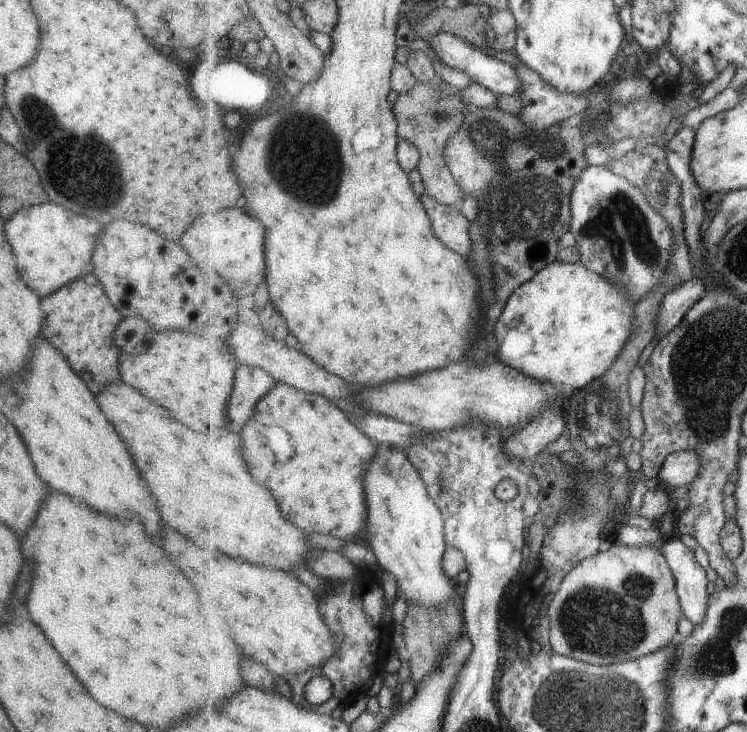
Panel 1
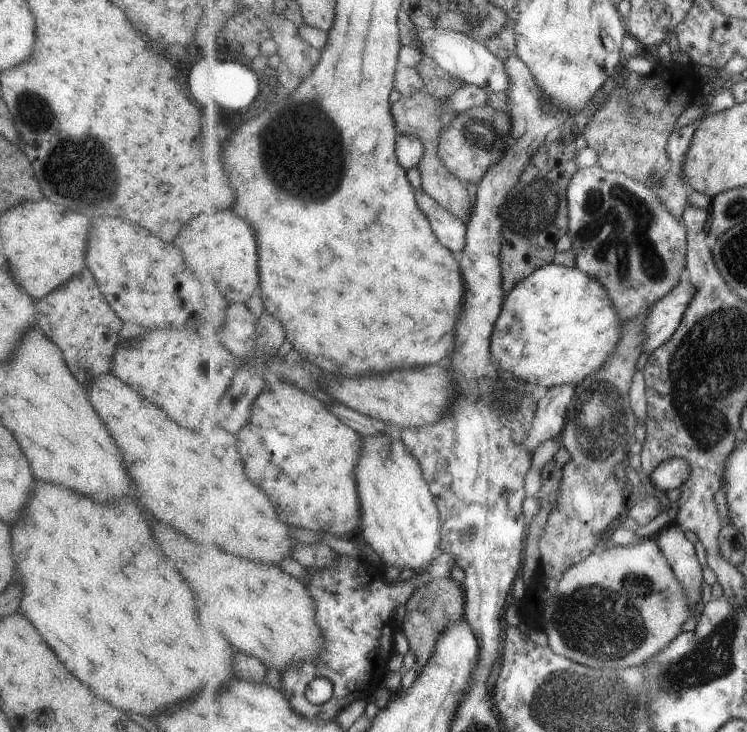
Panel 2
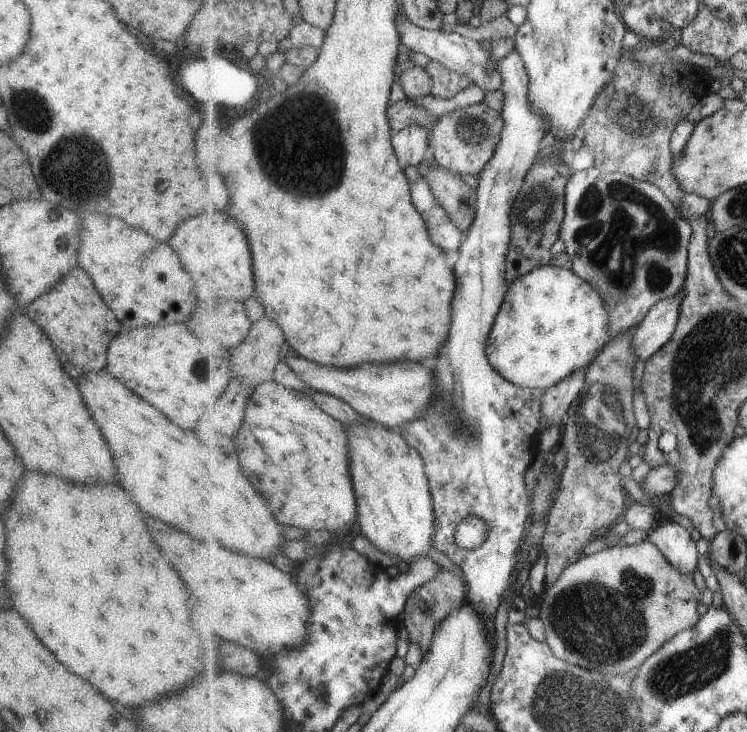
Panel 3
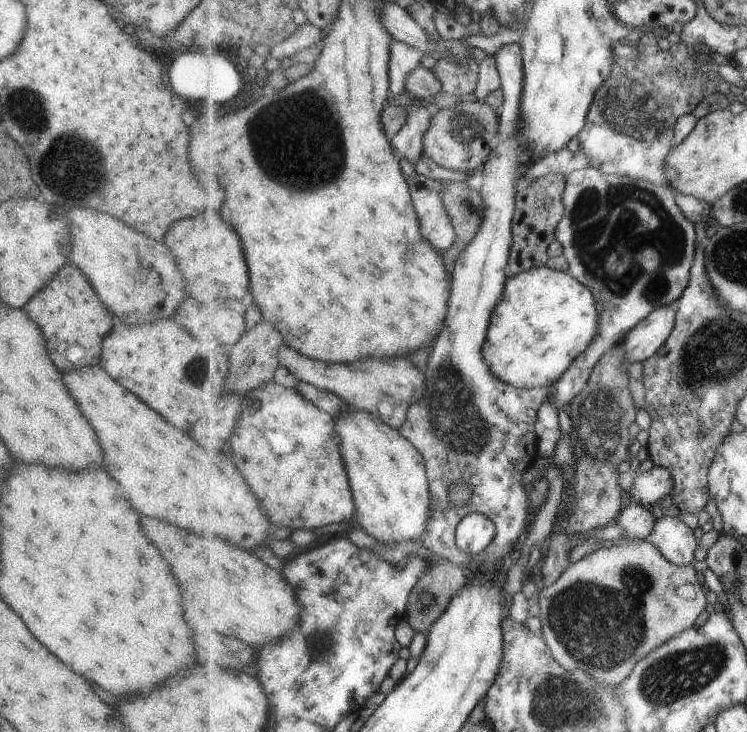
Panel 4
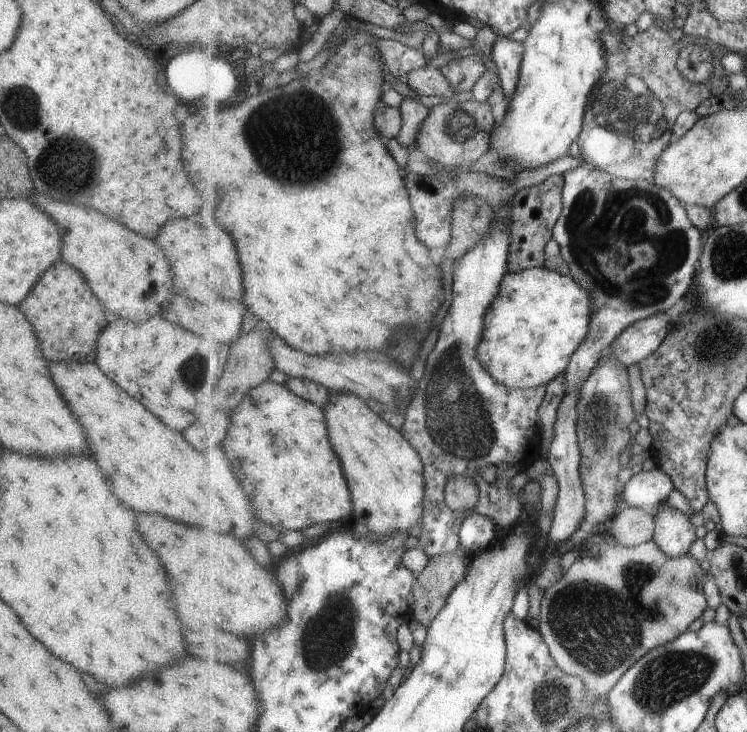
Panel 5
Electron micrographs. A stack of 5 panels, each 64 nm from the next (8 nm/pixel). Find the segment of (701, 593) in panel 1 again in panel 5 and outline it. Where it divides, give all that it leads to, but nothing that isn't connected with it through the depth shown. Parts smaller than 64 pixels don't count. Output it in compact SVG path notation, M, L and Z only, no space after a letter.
M667 500L656 514L656 533L653 541L669 556L683 558L691 552L691 546L697 540L696 527L691 518L677 508L670 506Z

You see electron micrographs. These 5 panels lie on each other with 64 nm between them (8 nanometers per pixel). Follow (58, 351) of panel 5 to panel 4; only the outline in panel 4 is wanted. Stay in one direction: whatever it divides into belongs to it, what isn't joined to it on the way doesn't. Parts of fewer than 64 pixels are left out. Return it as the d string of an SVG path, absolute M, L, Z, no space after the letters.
M71 263L63 265L33 294L21 310L32 320L45 340L49 358L59 370L80 369L99 365L101 338L109 334L115 318L97 298L89 281Z

